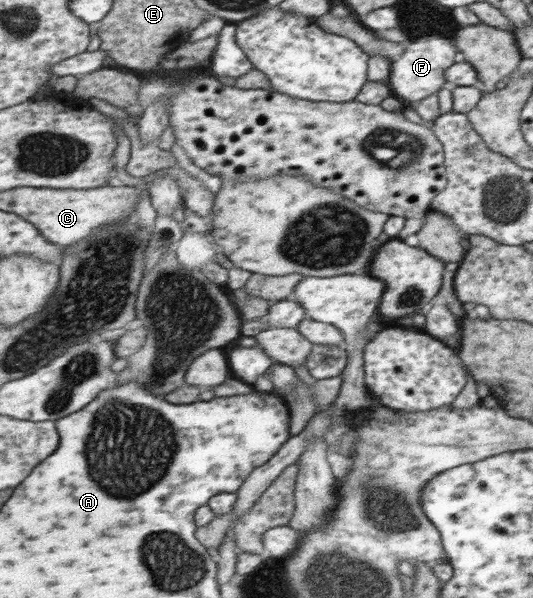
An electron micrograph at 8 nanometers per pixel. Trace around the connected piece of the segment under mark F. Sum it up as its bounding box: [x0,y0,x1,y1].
[387,37,457,105]

